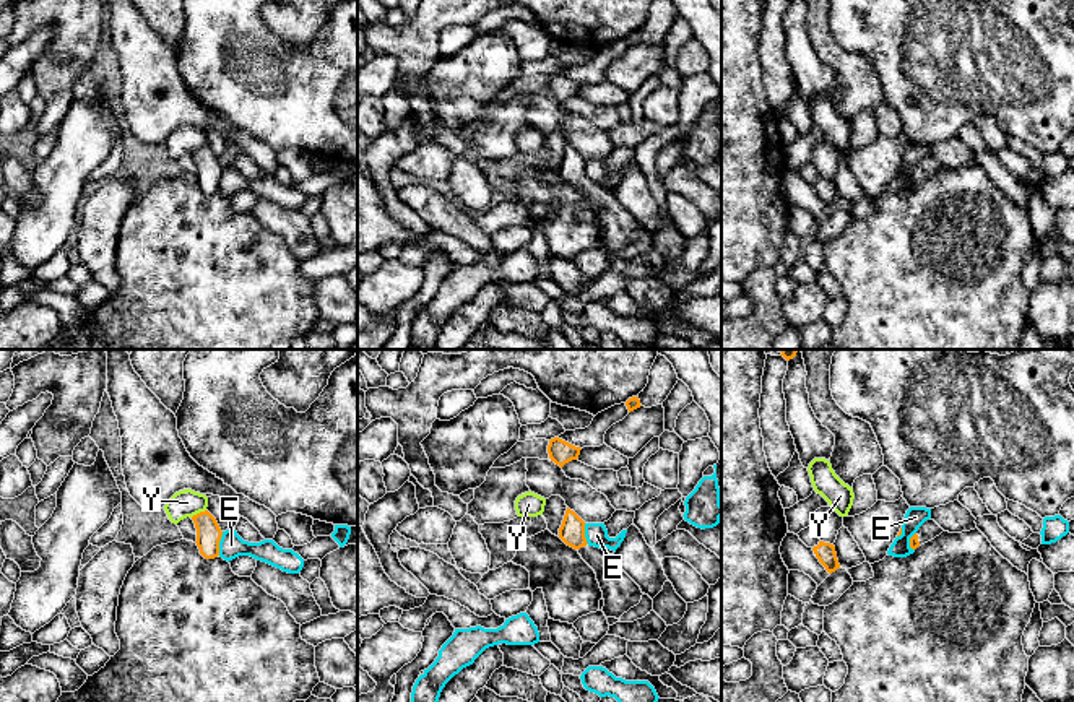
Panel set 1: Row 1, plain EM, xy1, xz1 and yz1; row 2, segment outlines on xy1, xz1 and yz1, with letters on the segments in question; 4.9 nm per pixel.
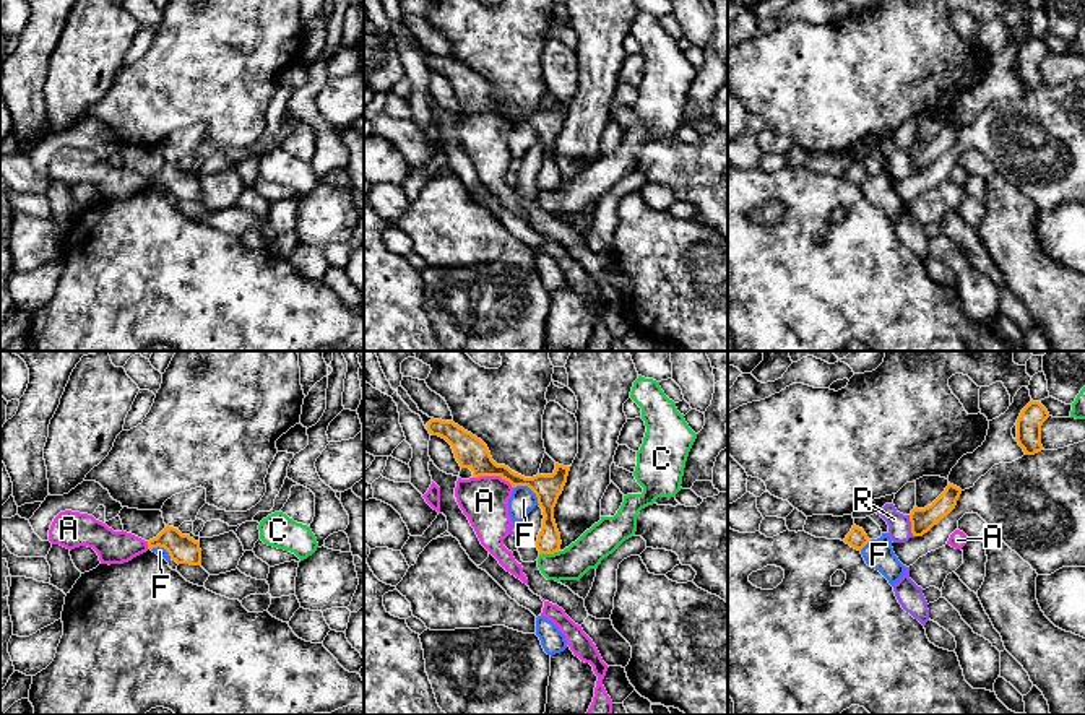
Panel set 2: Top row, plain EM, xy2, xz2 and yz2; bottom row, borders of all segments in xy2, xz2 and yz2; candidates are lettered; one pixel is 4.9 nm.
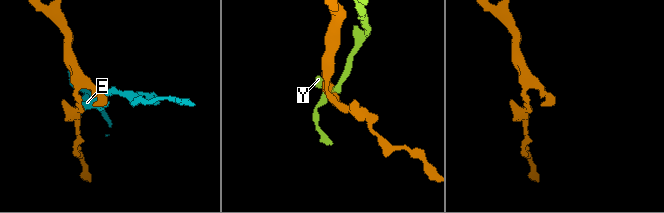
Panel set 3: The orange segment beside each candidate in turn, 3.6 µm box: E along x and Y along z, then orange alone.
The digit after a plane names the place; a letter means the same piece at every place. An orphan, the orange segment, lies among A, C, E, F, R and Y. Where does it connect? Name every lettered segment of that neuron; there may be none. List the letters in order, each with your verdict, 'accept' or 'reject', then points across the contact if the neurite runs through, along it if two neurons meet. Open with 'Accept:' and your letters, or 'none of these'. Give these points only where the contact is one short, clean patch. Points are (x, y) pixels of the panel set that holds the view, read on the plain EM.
Accept: none of these
A: reject; border along xz2 (473, 112), (501, 112), (512, 124)
C: reject
E: reject; border along xy1 (223, 168), (218, 177), (218, 190)
F: reject; border along xz2 (514, 122), (527, 122), (540, 140)
R: reject
Y: reject; border along xy1 (205, 145), (190, 153)

